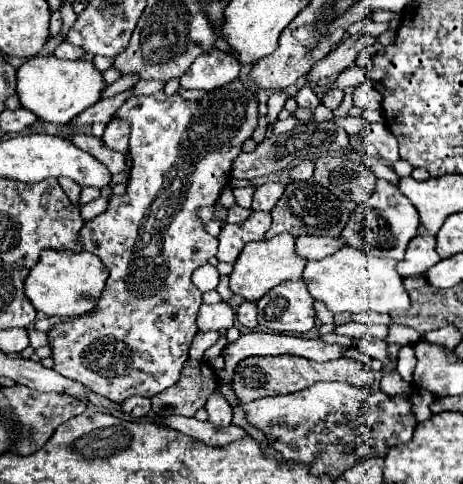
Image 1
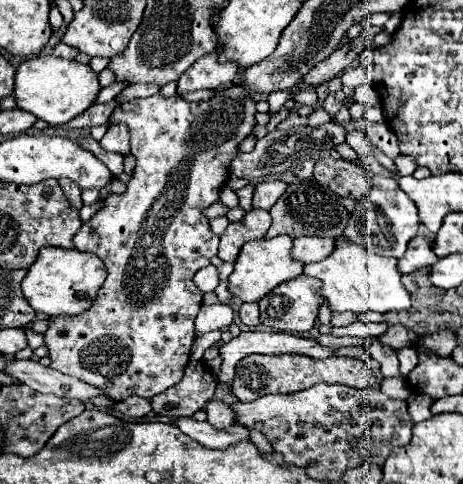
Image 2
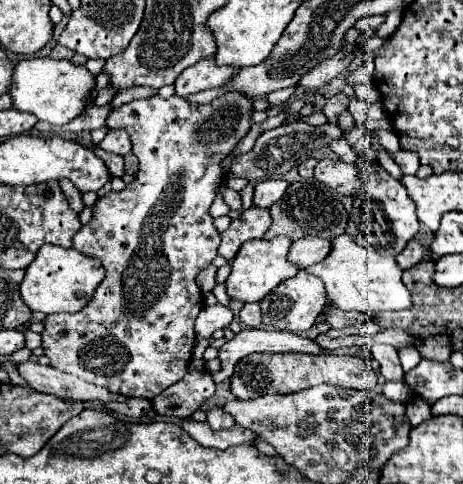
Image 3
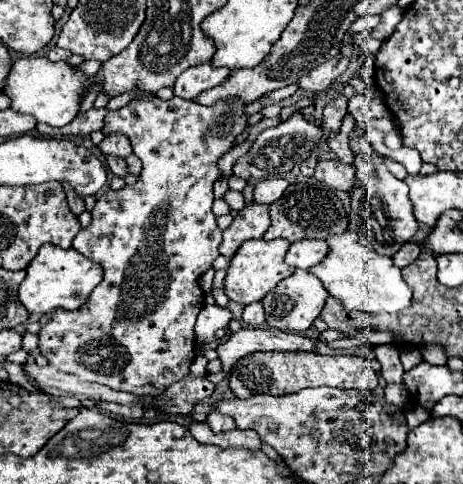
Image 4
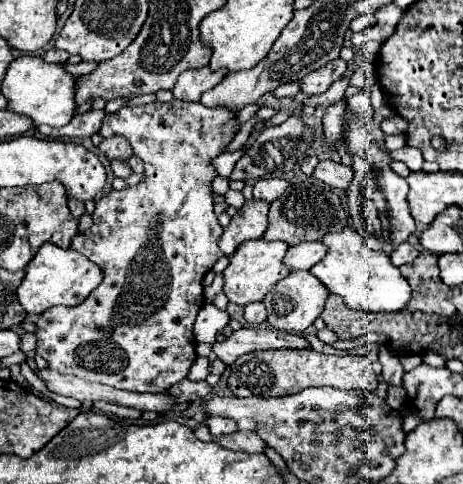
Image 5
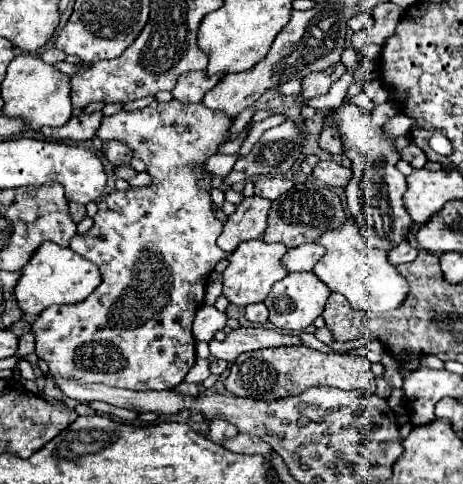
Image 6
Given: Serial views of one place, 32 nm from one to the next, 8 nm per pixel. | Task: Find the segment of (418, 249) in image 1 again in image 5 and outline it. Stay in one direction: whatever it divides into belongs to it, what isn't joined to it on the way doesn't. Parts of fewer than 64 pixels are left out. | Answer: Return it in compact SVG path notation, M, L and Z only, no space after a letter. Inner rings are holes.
M404 242L400 244L400 248L396 248L396 252L390 254L390 260L394 266L402 266L402 264L410 264L416 256L418 256L418 250L410 242Z

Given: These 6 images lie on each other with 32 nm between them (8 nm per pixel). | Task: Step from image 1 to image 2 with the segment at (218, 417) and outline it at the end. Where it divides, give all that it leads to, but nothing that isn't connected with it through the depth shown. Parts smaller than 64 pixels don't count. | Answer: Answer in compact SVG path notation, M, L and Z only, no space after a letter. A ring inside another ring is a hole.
M210 400L206 406L206 412L208 412L208 422L214 428L228 428L234 422L234 412L230 410L228 404L220 400Z

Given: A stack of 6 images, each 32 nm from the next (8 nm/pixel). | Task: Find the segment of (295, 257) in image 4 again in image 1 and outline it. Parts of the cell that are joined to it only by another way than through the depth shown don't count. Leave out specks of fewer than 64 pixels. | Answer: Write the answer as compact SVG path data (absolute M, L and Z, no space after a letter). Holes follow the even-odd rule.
M300 236L296 240L296 252L306 260L326 258L338 252L342 246L344 242L340 238L330 238L330 236Z

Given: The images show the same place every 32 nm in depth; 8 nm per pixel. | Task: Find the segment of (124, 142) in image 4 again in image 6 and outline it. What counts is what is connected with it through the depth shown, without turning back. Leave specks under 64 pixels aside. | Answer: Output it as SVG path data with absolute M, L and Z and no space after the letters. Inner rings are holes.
M108 140L102 144L102 152L104 156L112 162L112 164L128 164L132 158L132 150L120 142L120 140Z

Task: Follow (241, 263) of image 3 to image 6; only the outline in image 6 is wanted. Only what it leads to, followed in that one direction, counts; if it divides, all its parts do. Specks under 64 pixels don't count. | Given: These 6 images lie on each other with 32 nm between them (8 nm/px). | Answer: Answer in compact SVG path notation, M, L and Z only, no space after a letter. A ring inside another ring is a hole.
M248 240L242 242L236 252L228 256L228 268L224 270L224 296L236 306L248 306L252 302L264 302L268 292L272 290L274 282L282 280L288 270L282 266L282 256L286 254L286 246L280 242L268 244L264 240Z

